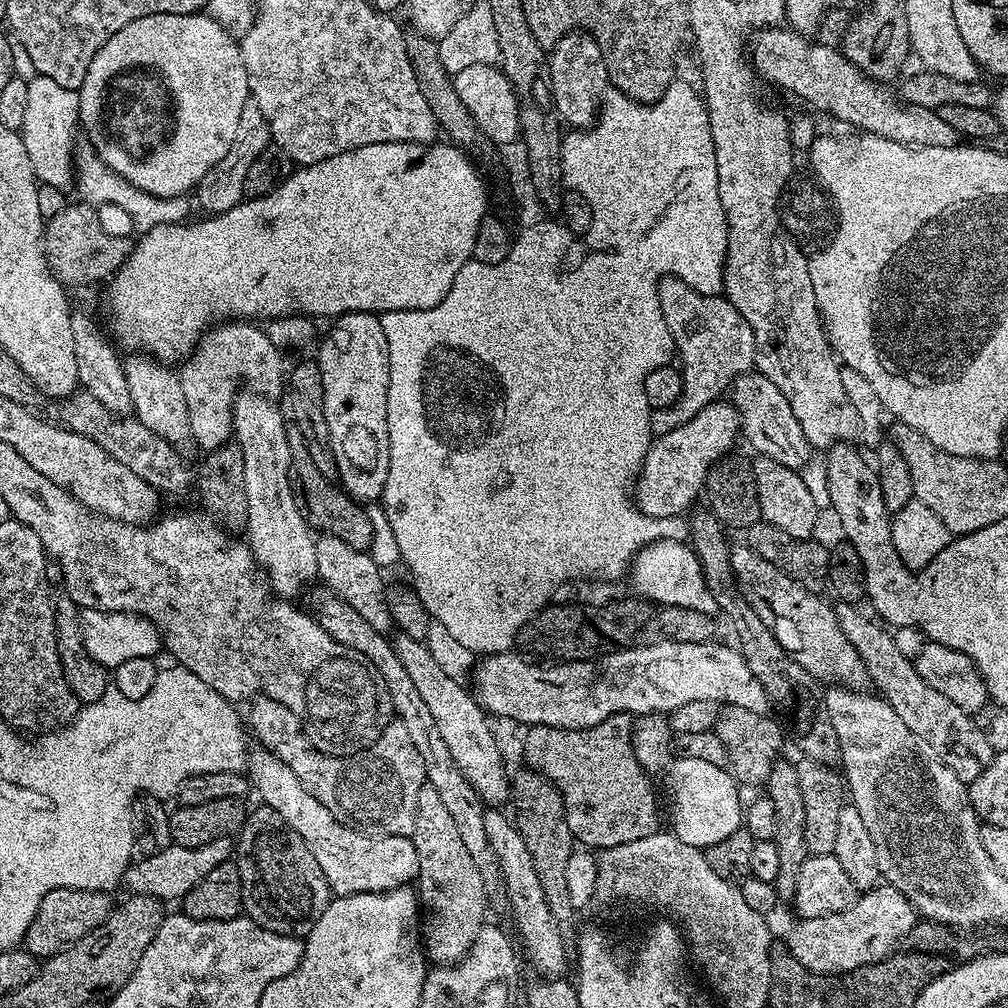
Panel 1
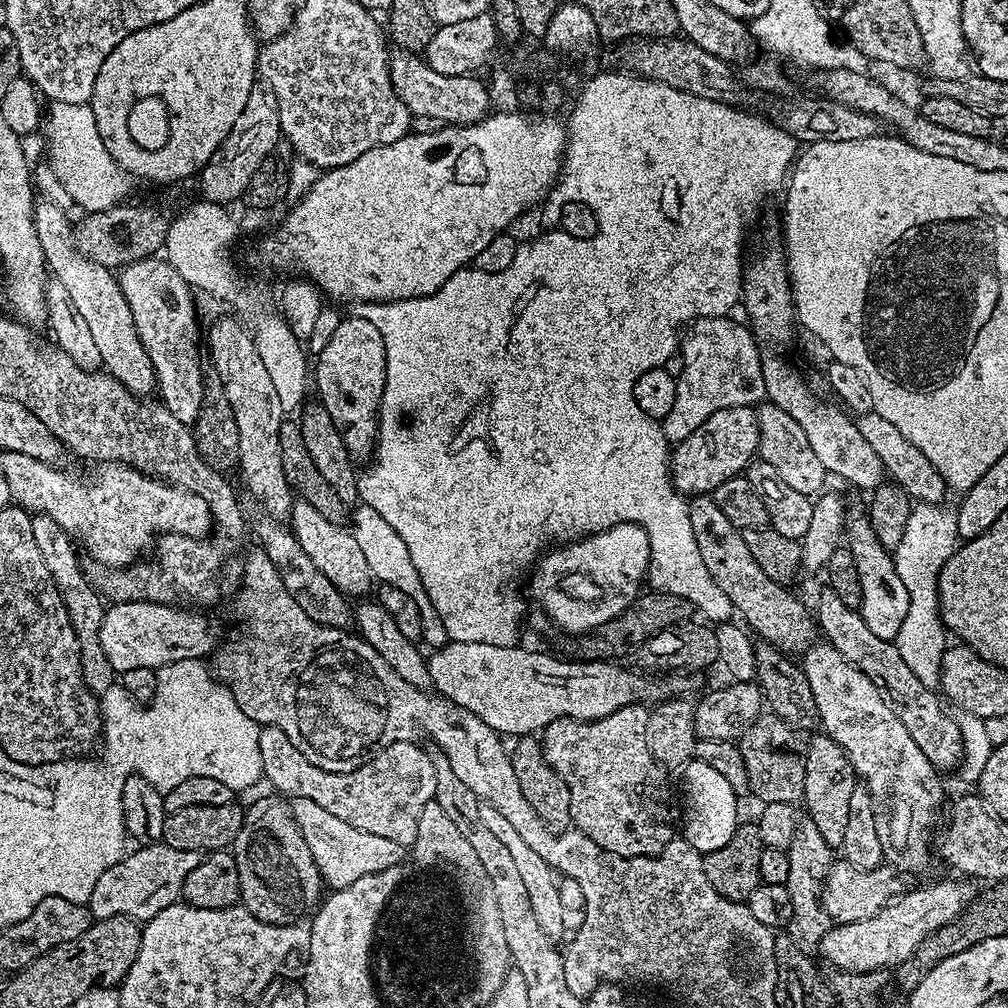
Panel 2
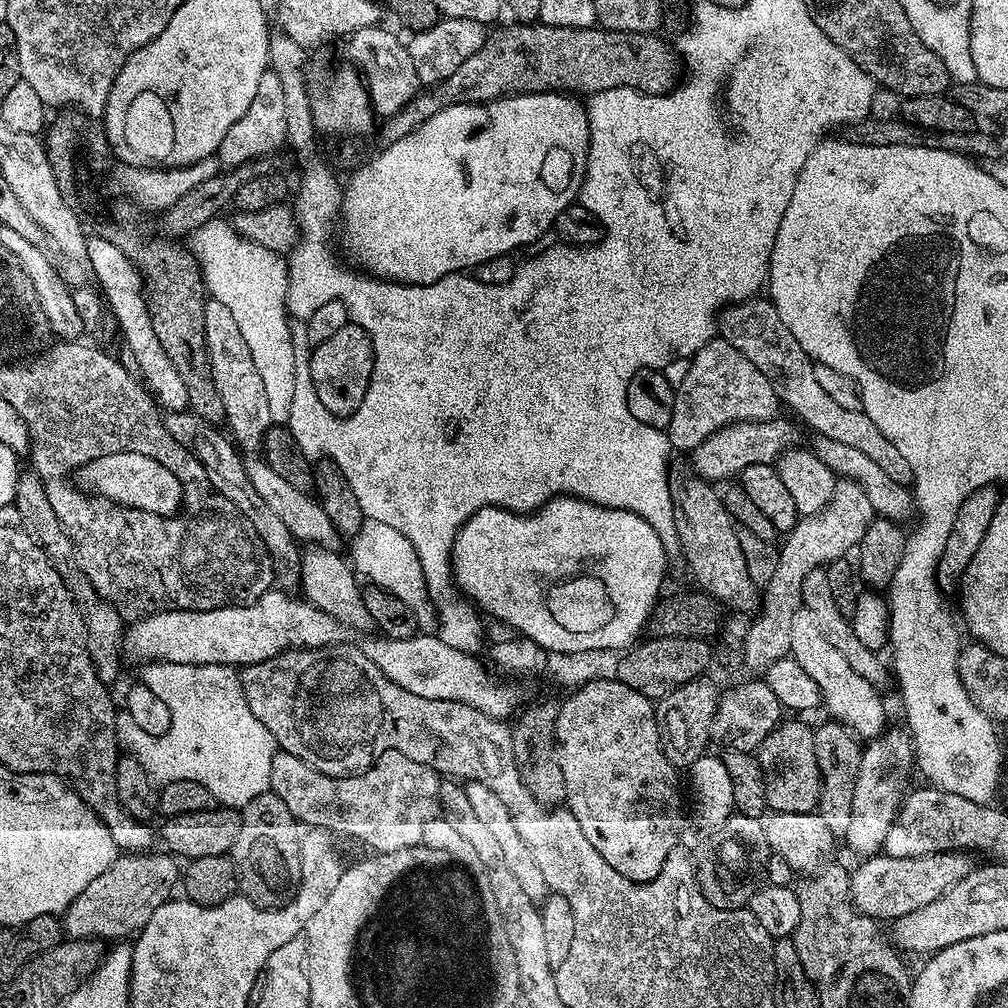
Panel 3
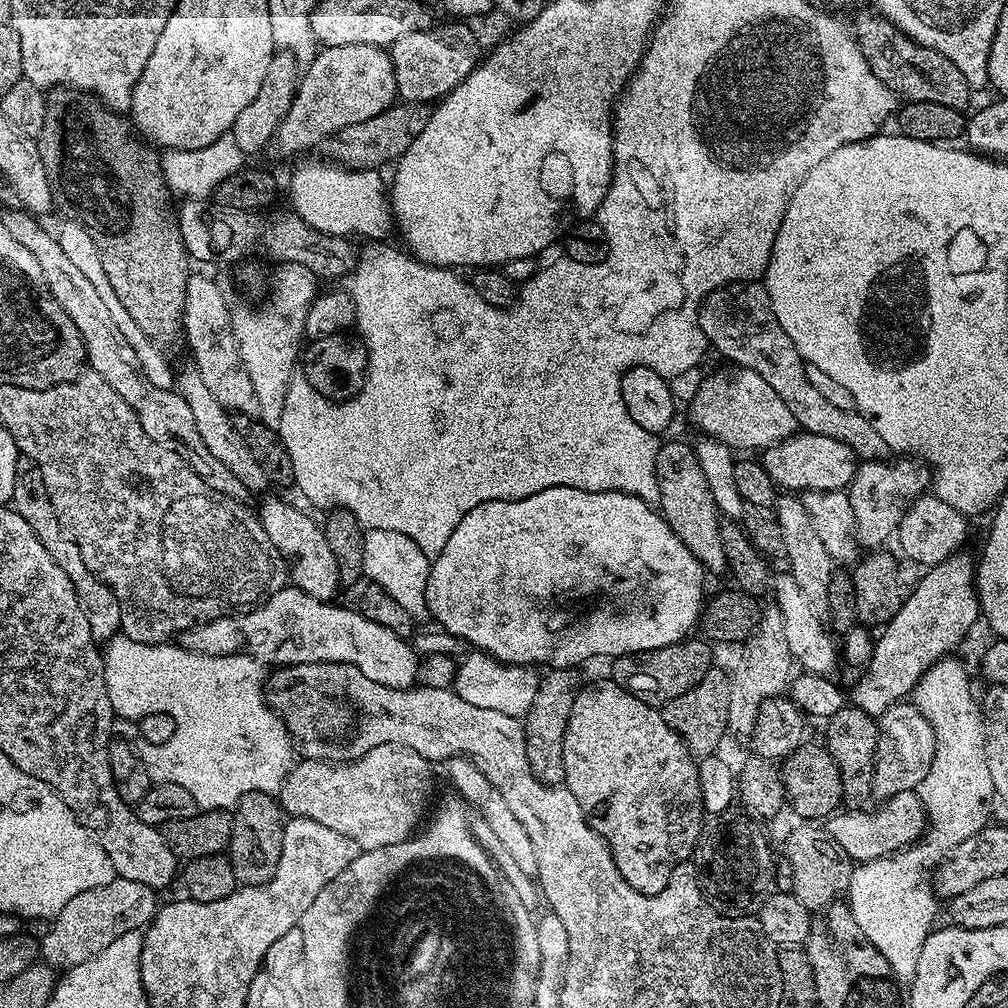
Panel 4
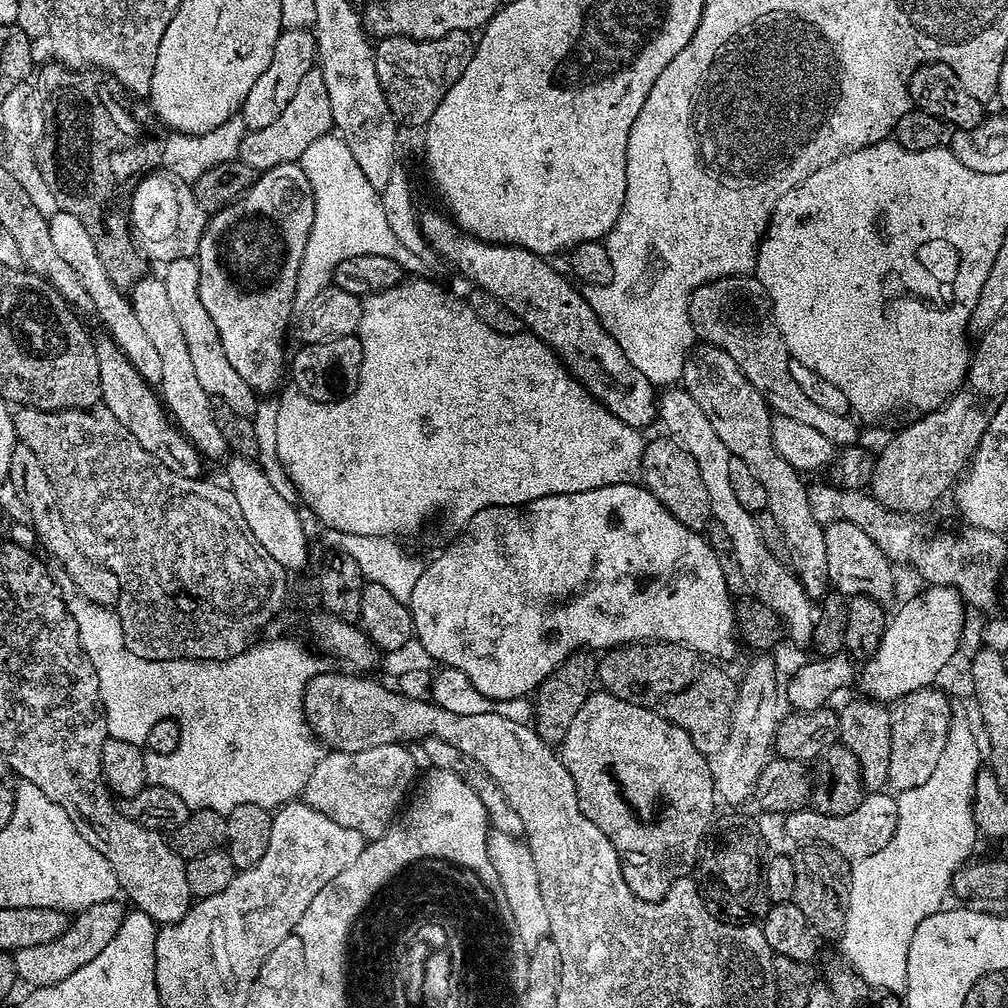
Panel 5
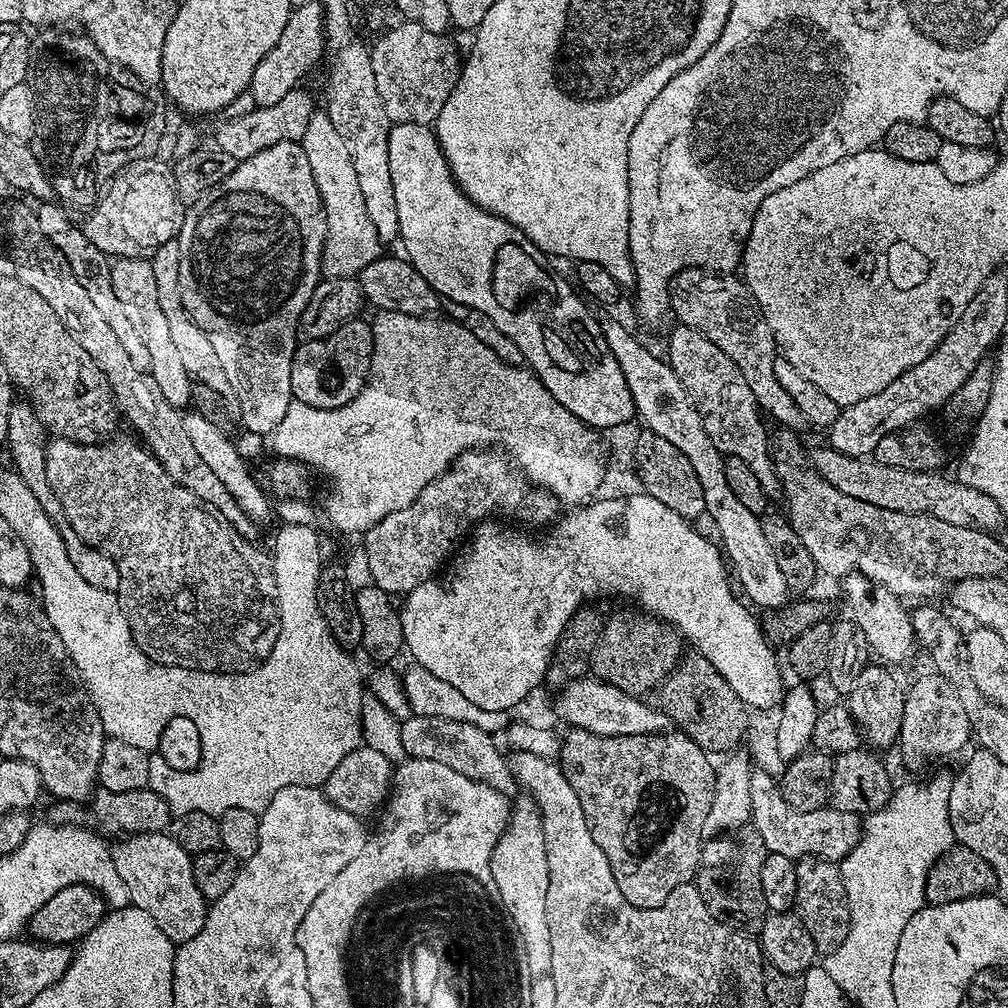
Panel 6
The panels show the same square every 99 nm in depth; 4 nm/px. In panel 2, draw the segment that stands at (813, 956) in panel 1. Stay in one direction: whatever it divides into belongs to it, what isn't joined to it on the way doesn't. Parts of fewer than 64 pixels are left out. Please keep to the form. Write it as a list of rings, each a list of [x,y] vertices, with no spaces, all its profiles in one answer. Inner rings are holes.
[[[942,880],[929,888],[905,891],[903,896],[897,896],[872,918],[829,927],[827,934],[820,939],[819,955],[824,955],[826,963],[844,972],[863,974],[895,969],[904,964],[918,946],[922,946],[927,936],[957,920],[969,903],[967,886],[956,880]]]

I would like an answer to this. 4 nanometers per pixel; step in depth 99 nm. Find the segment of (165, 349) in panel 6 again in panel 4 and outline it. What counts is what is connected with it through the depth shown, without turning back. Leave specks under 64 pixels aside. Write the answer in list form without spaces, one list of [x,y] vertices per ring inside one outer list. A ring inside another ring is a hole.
[[[187,367],[175,373],[174,388],[184,399],[186,406],[190,406],[190,414],[194,414],[194,426],[198,426],[198,434],[202,436],[206,450],[214,454],[214,458],[218,458],[222,466],[227,466],[234,473],[234,478],[238,478],[238,482],[242,482],[242,486],[248,488],[249,493],[256,494],[263,488],[267,489],[269,482],[266,474],[262,466],[254,462],[254,454],[250,454],[250,446],[246,446],[241,429],[239,427],[236,429],[232,425],[233,417],[228,409],[220,405],[218,398],[214,398],[214,394],[210,394],[206,382],[202,382],[202,374],[198,374],[196,367]]]

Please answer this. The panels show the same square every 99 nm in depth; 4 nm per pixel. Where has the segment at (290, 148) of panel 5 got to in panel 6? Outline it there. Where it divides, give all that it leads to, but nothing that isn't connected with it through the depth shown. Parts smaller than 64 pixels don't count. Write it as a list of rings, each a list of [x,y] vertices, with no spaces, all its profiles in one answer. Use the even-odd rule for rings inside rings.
[[[303,87],[295,88],[290,90],[290,94],[286,94],[286,98],[282,98],[282,102],[274,102],[274,106],[256,107],[245,117],[236,117],[233,120],[225,119],[224,125],[216,132],[215,147],[219,148],[221,152],[230,154],[230,158],[239,162],[254,158],[254,154],[274,146],[278,142],[303,141],[314,111],[312,96],[304,91]]]

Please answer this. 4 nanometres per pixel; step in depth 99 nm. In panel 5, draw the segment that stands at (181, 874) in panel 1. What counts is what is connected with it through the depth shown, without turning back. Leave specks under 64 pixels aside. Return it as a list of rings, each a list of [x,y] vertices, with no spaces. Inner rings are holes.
[[[116,898],[97,899],[89,903],[92,904],[89,908],[84,908],[77,916],[71,917],[66,934],[62,934],[62,938],[54,938],[54,942],[42,942],[42,946],[30,946],[26,950],[15,952],[17,977],[37,989],[54,986],[62,982],[62,978],[70,978],[74,970],[82,970],[82,966],[86,966],[90,958],[102,954],[114,934],[118,934],[120,923],[126,915],[126,909],[118,901]]]

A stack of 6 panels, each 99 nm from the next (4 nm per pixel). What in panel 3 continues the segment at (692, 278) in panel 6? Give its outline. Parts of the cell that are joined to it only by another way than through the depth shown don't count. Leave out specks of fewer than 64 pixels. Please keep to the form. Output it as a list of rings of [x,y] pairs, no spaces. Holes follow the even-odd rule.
[[[753,298],[743,300],[741,304],[729,304],[719,313],[718,332],[723,339],[729,340],[734,347],[774,386],[781,401],[798,416],[809,424],[818,436],[842,442],[843,445],[852,446],[862,450],[863,454],[873,462],[878,462],[882,469],[894,478],[895,482],[907,485],[910,480],[910,469],[906,458],[902,458],[902,450],[894,446],[890,438],[874,422],[870,422],[867,411],[846,410],[846,406],[838,406],[822,386],[814,378],[814,361],[802,350],[798,338],[786,330],[786,322],[778,318],[778,310],[773,306],[771,299]]]

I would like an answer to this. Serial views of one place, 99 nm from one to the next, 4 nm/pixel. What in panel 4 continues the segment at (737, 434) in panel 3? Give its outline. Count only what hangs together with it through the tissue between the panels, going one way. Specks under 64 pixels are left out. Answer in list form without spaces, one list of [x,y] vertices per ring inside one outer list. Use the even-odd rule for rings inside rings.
[[[797,431],[795,436],[786,438],[774,446],[763,449],[762,463],[766,474],[781,489],[796,494],[806,492],[843,492],[854,478],[858,457],[846,442],[837,442],[822,434]]]

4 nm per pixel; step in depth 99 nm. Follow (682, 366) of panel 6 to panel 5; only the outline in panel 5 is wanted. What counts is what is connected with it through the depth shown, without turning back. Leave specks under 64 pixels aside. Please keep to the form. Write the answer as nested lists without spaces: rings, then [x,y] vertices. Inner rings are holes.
[[[703,342],[697,343],[684,357],[682,379],[684,391],[698,402],[726,449],[750,466],[750,474],[754,474],[762,490],[766,490],[766,511],[782,530],[786,560],[796,579],[803,584],[809,596],[823,597],[830,588],[824,528],[810,510],[805,477],[790,466],[778,450],[774,450],[772,416],[762,394],[754,390],[746,374],[738,370],[738,362],[734,362],[726,350]]]

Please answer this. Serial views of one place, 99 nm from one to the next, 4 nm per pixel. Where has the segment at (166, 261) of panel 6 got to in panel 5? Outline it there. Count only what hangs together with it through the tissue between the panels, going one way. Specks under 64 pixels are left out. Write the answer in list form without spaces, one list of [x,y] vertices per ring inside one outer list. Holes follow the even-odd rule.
[[[191,256],[172,260],[163,269],[162,279],[166,286],[166,295],[170,297],[170,306],[178,318],[178,326],[182,326],[182,338],[186,338],[186,346],[190,349],[190,358],[194,361],[194,370],[198,373],[198,382],[202,382],[202,390],[220,400],[239,416],[249,418],[256,415],[257,397],[252,388],[241,378],[238,370],[230,364],[226,350],[222,350],[222,342],[218,338],[218,326],[214,326],[214,318],[202,306],[202,298],[198,298],[198,266]]]

